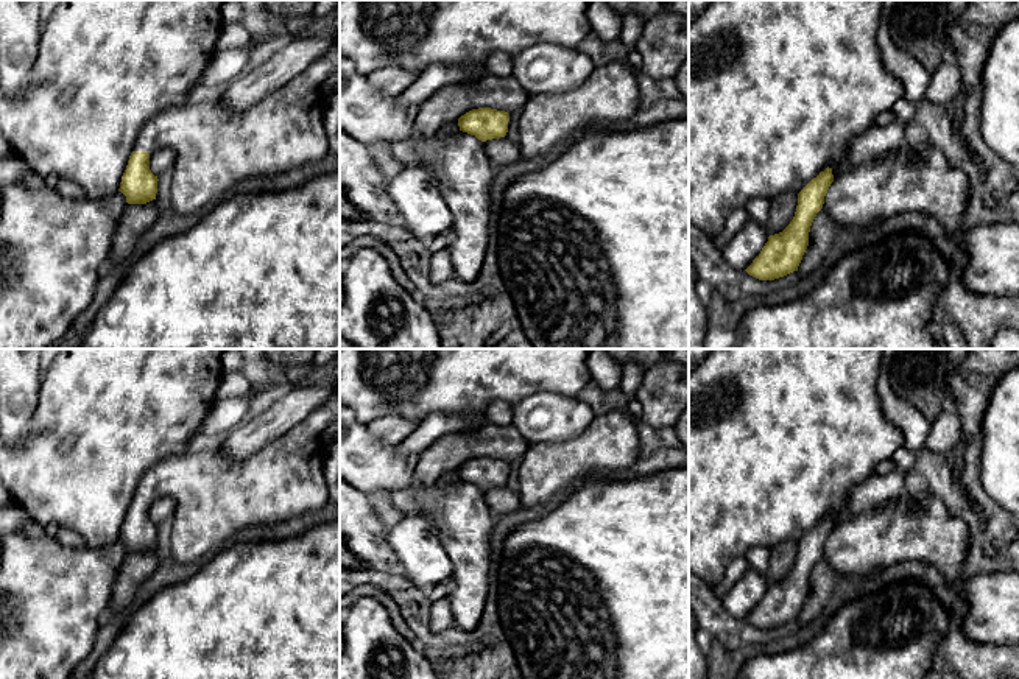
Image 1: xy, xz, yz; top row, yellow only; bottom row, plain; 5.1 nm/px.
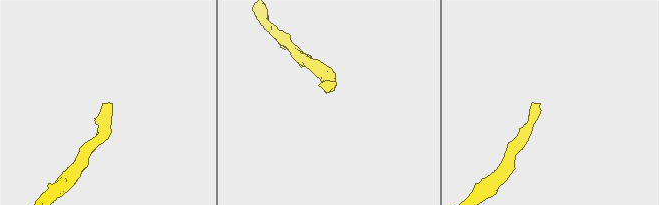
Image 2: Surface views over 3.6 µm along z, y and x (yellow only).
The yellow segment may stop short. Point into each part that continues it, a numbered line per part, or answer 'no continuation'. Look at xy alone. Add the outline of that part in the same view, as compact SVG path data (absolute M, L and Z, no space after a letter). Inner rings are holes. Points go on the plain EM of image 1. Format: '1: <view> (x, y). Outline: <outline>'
1: xy (217, 496). Outline: M340 392L285 434L245 459L234 459L221 449L168 456L145 472L134 500L146 500L151 506L167 495L176 501L171 519L171 559L175 562L189 565L212 558L232 544L235 534L246 526L270 526L296 519L329 501L321 433L338 417Z

